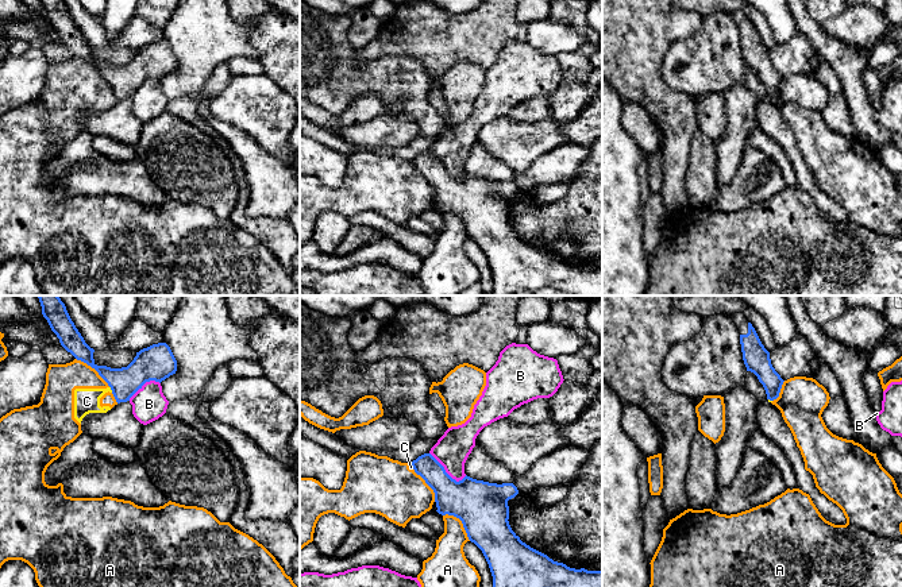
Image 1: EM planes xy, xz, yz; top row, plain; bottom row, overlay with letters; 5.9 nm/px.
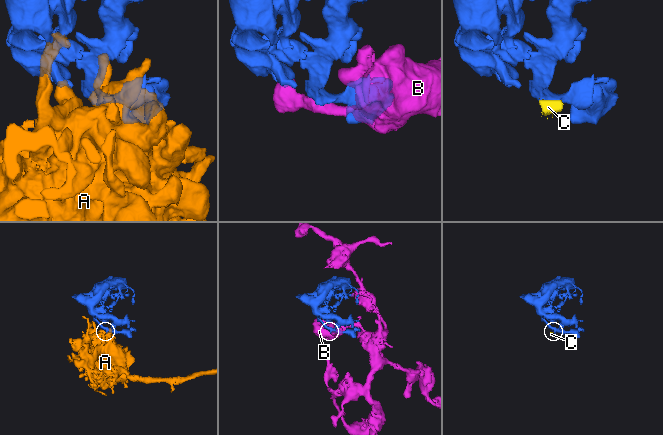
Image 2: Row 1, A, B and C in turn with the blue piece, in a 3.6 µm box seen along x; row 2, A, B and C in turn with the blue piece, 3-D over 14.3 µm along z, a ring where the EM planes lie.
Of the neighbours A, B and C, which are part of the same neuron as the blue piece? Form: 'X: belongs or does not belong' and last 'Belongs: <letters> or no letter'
A: does not belong
B: does not belong
C: does not belong
Belongs: no letter

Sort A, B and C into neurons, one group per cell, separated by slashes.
A C / B

